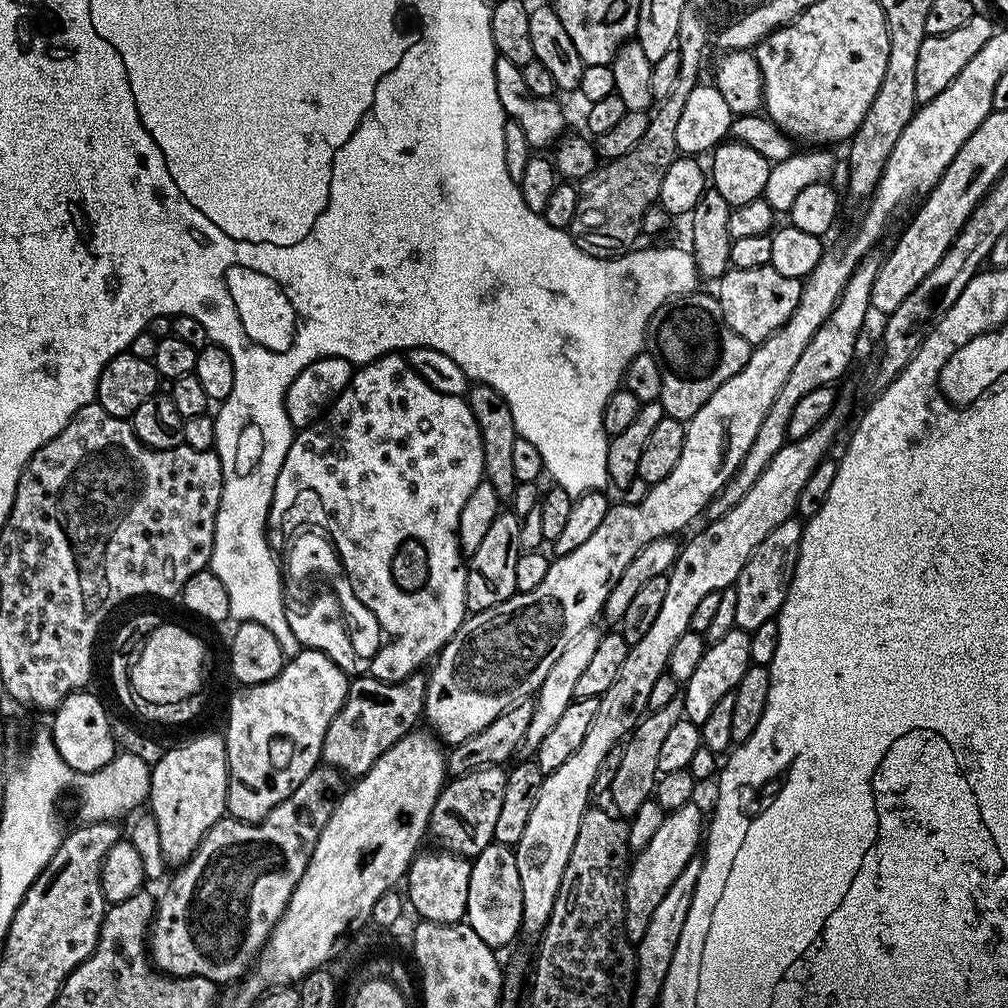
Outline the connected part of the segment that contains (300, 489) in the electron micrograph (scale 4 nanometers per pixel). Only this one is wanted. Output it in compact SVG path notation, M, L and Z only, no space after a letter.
M389 354L379 356L368 364L359 365L353 371L350 382L342 390L340 397L332 402L332 407L315 424L311 424L309 428L301 428L293 435L290 450L282 462L282 470L278 470L270 516L277 525L288 524L288 528L292 528L292 524L300 524L300 520L316 520L316 524L328 524L328 528L336 532L336 540L340 540L340 552L344 552L349 571L352 572L355 592L360 602L377 615L381 630L408 638L416 636L416 662L412 662L416 674L448 645L452 635L463 626L466 619L468 570L462 566L458 514L462 514L466 498L470 498L474 486L478 486L483 479L482 438L478 434L478 422L474 422L474 414L467 399L464 396L451 396L434 390L408 365L403 355Z

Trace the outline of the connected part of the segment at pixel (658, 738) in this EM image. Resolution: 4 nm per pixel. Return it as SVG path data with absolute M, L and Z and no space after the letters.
M679 699L672 700L666 706L662 706L662 710L645 715L623 741L622 763L618 766L618 774L614 774L610 793L613 804L611 807L621 817L631 818L638 810L638 806L642 806L642 802L653 799L658 779L658 754L662 751L662 745L666 743L674 722L682 719L683 715L683 703Z

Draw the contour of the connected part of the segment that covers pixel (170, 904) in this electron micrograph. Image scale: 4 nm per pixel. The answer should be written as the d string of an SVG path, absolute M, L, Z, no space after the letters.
M318 766L310 774L306 774L304 781L281 804L274 806L274 810L270 810L270 814L266 814L266 818L257 820L255 824L247 824L245 820L225 818L218 821L214 826L210 826L206 838L202 838L198 850L177 871L180 873L169 882L168 889L162 894L159 893L156 915L150 925L147 942L149 959L159 971L171 976L204 977L217 984L233 983L249 971L249 968L255 963L256 957L260 955L261 950L264 948L265 942L268 941L268 935L272 933L274 926L282 918L282 914L286 910L286 906L290 902L290 898L314 854L314 846L318 842L326 822L330 822L330 814L336 809L338 793L341 791L340 780L342 781L341 773L337 772L335 768Z

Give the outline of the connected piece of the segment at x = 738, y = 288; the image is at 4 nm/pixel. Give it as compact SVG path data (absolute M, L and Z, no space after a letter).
M767 264L754 270L729 267L720 277L718 287L720 289L715 289L714 295L722 306L726 326L755 346L770 338L770 334L777 332L791 318L800 301L802 284L794 278L786 278L786 274L778 274L778 270Z

